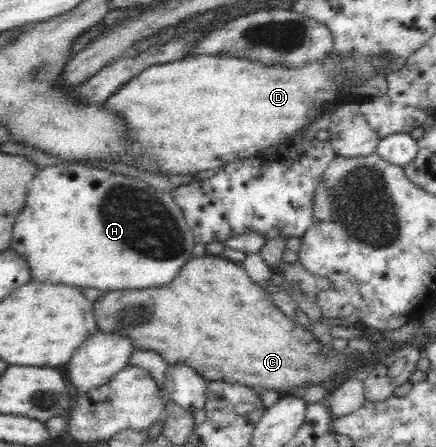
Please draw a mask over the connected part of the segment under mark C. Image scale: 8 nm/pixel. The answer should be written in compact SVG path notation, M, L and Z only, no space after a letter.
M194 255L181 265L177 277L165 287L107 291L93 301L91 308L97 331L125 336L131 340L133 349L161 354L169 366L187 365L208 381L237 382L254 389L275 389L275 392L288 395L293 387L309 381L313 385L325 383L331 388L345 374L367 363L367 357L360 352L337 352L332 347L322 347L311 330L281 315L270 292L251 279L243 266L217 255Z

